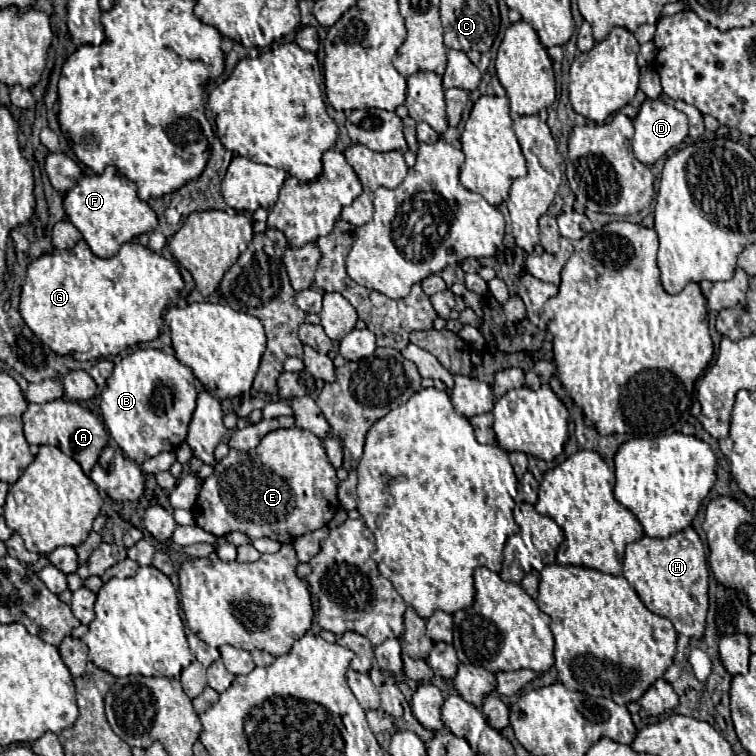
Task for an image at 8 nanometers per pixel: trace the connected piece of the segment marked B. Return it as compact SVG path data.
M156 348L134 350L124 356L102 392L102 416L110 436L136 464L158 456L160 452L174 452L186 438L192 412L196 408L196 378L192 370Z

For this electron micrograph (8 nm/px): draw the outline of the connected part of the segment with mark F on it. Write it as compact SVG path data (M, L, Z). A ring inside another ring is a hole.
M106 168L104 174L84 176L66 196L64 196L64 210L68 220L80 230L82 238L90 246L90 250L100 258L112 258L122 244L130 242L132 238L152 232L158 226L154 210L138 198L136 184L122 176L116 168Z

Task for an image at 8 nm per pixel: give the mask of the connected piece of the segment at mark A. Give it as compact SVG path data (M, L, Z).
M64 398L44 402L44 404L28 404L28 410L24 412L22 422L24 422L24 436L30 446L50 444L60 448L66 456L74 458L86 474L90 474L100 452L108 446L108 432L104 424L92 412L84 410L80 404Z

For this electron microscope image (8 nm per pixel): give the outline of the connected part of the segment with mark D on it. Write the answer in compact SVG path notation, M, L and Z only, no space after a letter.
M646 100L640 106L638 116L634 122L634 138L632 138L632 150L634 156L644 164L654 164L658 158L662 158L668 150L676 148L686 136L688 136L688 118L684 112L676 110L672 104L666 104L664 100Z

